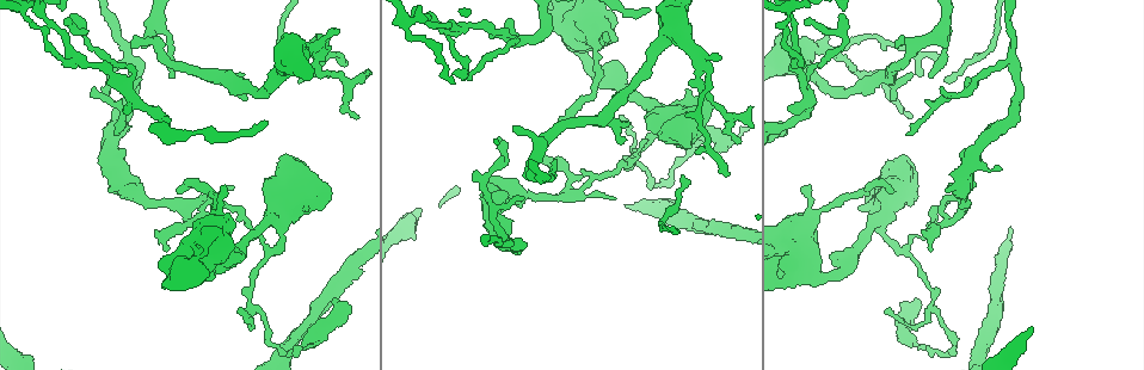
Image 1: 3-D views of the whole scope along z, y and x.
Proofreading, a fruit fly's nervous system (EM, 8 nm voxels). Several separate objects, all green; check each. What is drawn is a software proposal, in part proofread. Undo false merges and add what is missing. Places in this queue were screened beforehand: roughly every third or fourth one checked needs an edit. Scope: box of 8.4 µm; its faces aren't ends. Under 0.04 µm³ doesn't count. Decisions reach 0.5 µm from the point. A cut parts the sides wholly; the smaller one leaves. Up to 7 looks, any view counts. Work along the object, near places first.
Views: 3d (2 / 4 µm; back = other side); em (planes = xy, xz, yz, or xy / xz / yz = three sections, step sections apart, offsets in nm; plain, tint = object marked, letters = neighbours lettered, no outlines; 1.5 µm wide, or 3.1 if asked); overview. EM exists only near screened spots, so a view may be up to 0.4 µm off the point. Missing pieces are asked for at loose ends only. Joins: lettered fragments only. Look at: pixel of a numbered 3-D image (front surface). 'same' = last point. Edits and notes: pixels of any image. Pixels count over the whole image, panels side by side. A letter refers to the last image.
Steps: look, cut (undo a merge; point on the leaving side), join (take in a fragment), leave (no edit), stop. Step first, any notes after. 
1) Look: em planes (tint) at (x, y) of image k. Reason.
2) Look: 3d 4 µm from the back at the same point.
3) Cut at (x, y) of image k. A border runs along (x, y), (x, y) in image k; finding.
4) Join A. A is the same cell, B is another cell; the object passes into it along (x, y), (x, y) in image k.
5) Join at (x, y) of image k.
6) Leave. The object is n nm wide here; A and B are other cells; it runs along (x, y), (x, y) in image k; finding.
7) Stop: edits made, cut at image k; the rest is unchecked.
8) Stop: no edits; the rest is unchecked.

Look: em yz step 8 (letters) at (345, 64) of image 1. Tapers out.

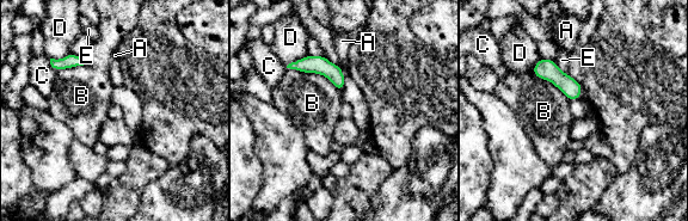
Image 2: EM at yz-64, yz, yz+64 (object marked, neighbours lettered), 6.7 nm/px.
Leave. A, B, C, D and E are other cells; none of them fits.

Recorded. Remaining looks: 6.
Look: em planes (letters) at (909, 133) of image 1.

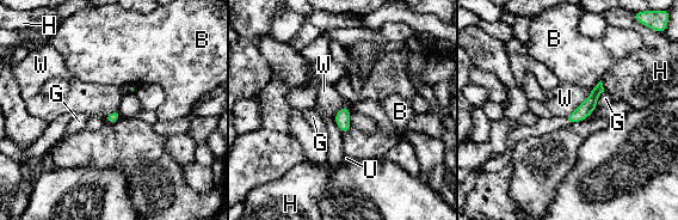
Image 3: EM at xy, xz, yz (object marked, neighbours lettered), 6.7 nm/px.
Leave. B, G, H, U and W are other cells; a border runs along (591, 89), (591, 92), (565, 116) in image 3; none of them fits.

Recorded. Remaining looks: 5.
Look: 3d 4 µm at (651, 135) of image 1. Two arms in line, one across.

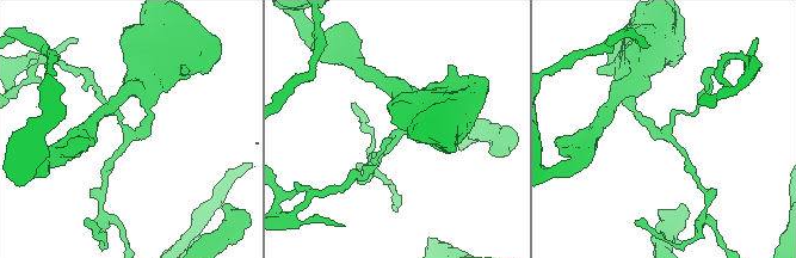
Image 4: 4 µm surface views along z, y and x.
Look: em xz step 4 (tint) at (394, 130) of image 4. Now the EM.

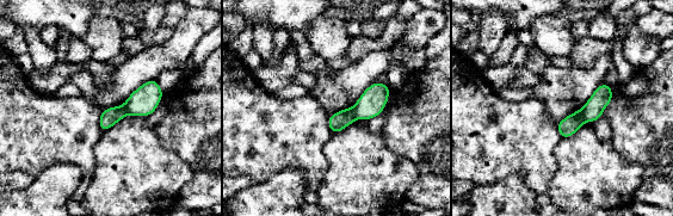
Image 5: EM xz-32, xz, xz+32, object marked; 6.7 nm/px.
Look: em planes (letters) at the same point. Cut it another way.

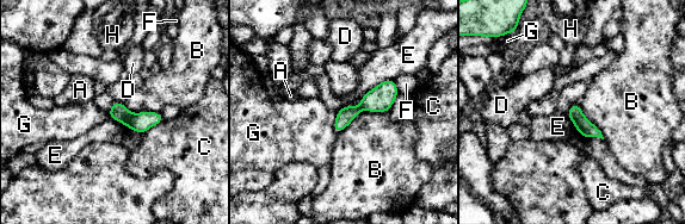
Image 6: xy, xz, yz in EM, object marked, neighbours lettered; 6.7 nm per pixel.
Cut at (118, 112) of image 6. A, B, C, D, E, F, G and H are other cells; 3 arms meet here; a border runs along (134, 113), (129, 128) in image 6; a second neuron is stuck on.

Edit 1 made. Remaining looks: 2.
Stop: edits made, cut at image 6; the rest is unchecked.

